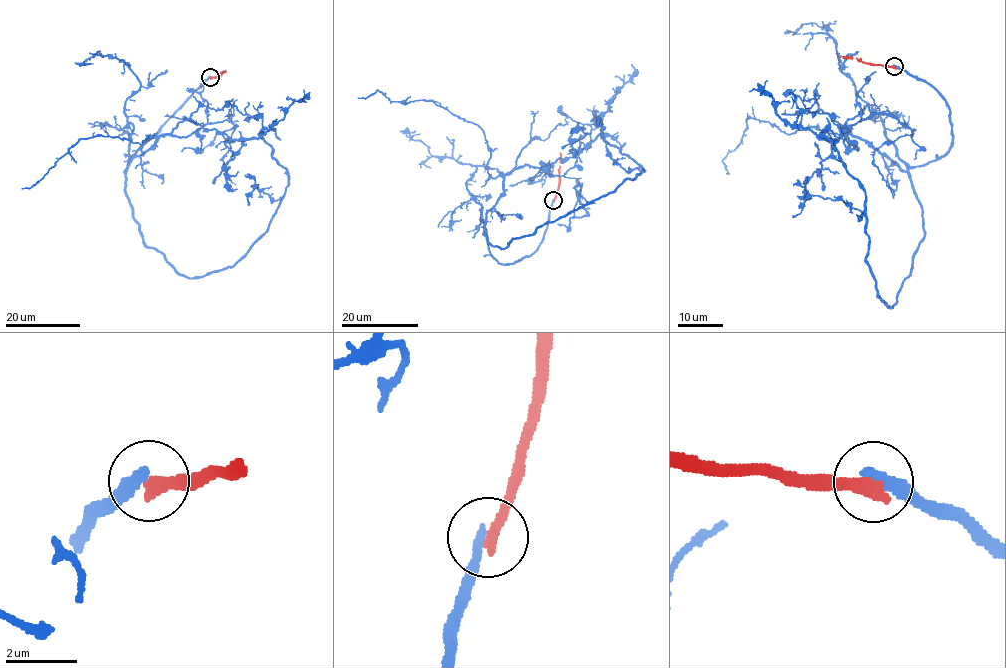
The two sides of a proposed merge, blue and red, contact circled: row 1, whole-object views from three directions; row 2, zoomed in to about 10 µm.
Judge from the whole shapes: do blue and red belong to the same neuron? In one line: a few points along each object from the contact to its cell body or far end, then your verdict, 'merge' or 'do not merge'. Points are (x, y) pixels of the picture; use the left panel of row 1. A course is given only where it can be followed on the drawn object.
course blue (210, 77), (127, 169), (162, 135), (259, 136), (286, 170), (285, 192), (273, 200), (251, 186), (248, 205); course red (211, 77), (220, 76), (226, 70); do not merge

